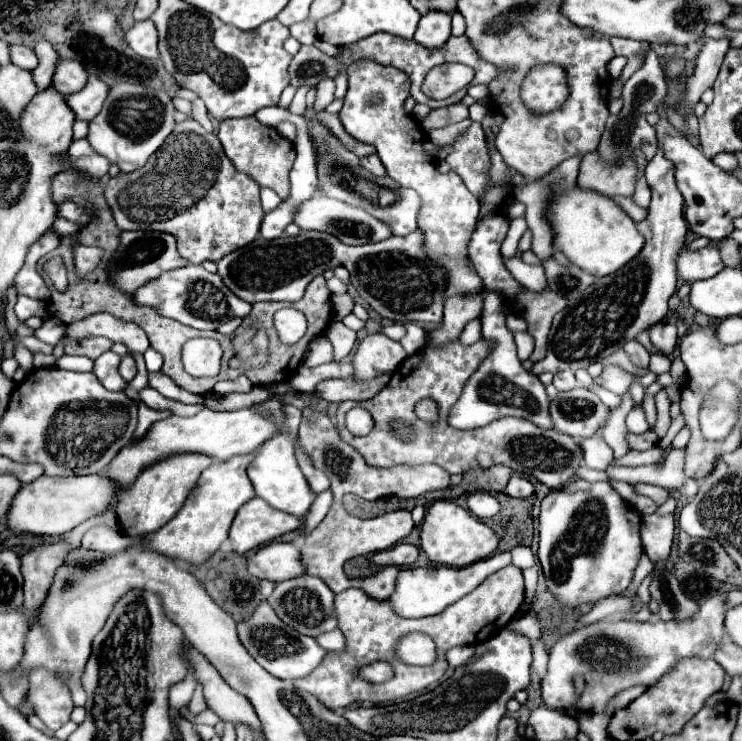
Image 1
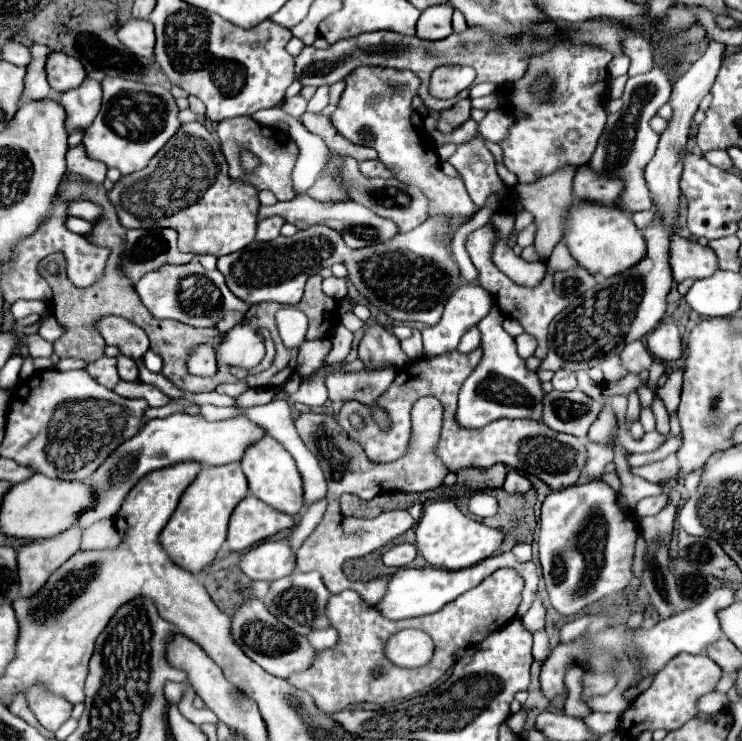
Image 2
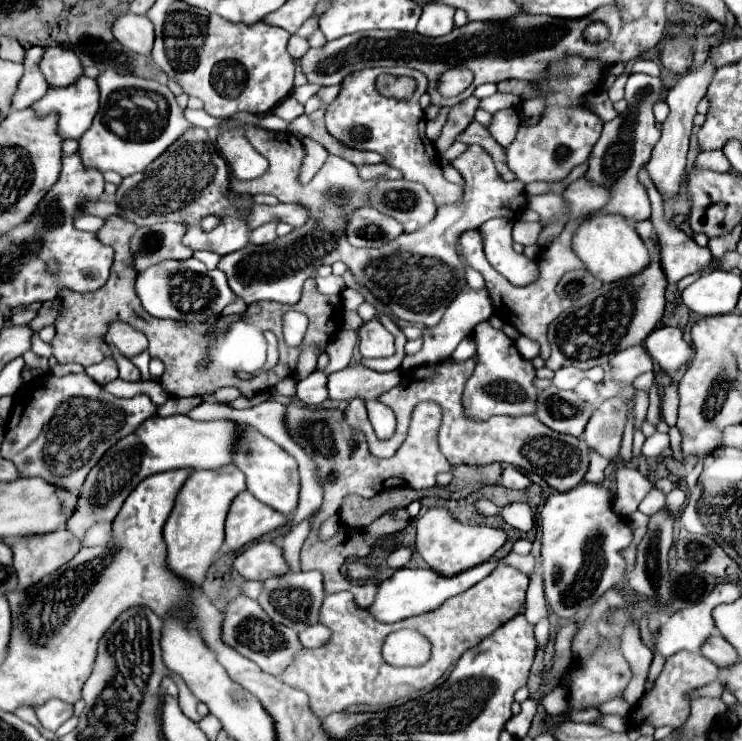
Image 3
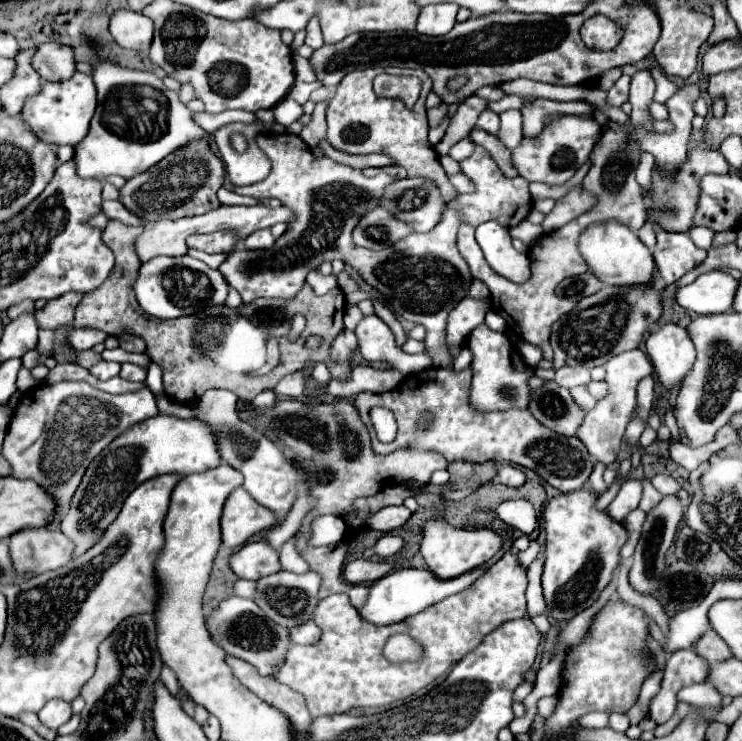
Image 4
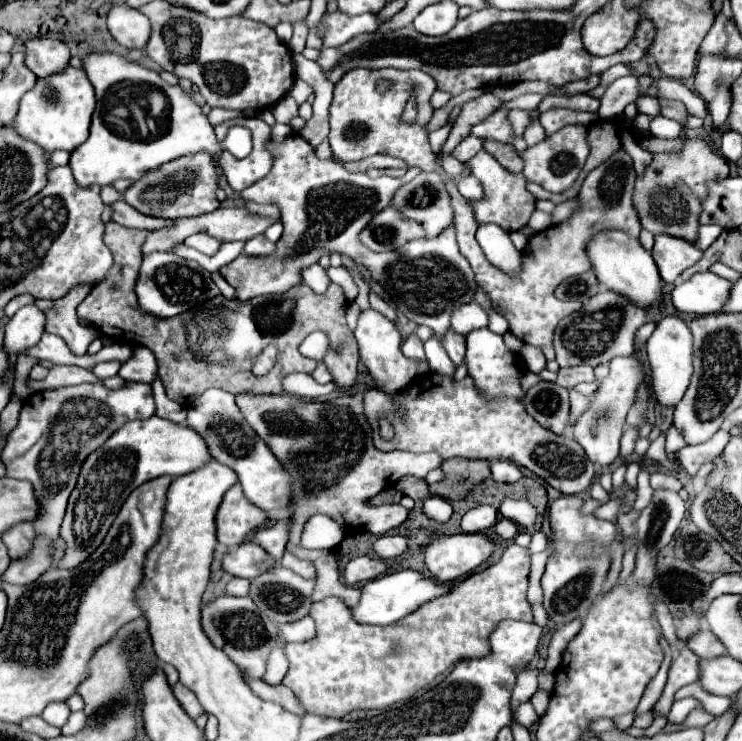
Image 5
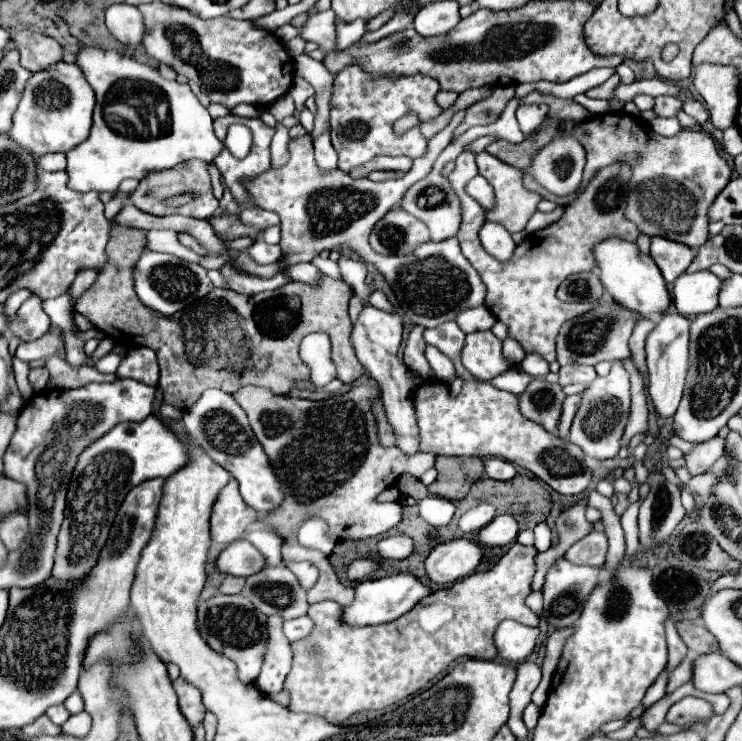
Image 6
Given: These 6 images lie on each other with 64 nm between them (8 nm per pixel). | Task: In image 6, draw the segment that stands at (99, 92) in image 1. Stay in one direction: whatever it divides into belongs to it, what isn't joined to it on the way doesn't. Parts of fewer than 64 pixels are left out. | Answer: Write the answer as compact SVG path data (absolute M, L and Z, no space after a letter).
M52 64L52 68L30 76L24 96L14 112L14 126L8 136L36 158L48 152L68 152L90 134L92 110L94 90L84 80L82 70L76 64Z

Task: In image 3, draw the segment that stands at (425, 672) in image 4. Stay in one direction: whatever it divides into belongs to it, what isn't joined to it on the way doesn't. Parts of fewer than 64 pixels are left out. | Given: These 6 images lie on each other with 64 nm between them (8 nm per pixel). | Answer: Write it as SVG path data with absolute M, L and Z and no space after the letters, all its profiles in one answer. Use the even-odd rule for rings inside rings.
M500 562L492 574L468 588L466 592L448 598L440 608L408 618L404 622L382 624L354 604L350 592L336 592L324 598L320 608L320 624L332 634L320 648L302 648L292 666L288 666L278 680L308 694L310 708L318 718L328 714L374 713L418 699L445 682L458 658L482 638L500 628L506 620L520 614L528 588L528 576L510 564ZM400 628L412 628L426 636L432 644L430 660L420 668L396 668L384 662L380 650L386 636Z

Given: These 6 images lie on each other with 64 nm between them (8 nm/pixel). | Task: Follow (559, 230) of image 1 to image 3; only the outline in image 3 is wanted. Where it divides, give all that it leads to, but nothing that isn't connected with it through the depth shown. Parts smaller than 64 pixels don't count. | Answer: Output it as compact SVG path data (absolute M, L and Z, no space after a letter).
M596 214L580 224L572 238L572 248L576 256L584 262L586 270L592 272L602 282L616 282L636 272L642 272L650 264L650 250L638 236L632 222L618 214Z

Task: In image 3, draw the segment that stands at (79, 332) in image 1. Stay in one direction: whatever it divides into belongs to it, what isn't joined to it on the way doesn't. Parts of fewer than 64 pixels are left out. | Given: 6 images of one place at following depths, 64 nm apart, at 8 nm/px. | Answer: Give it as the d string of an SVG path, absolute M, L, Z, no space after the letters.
M124 322L110 326L110 330L106 332L106 342L114 344L120 350L120 354L124 354L124 356L134 356L148 348L146 336L142 332L132 330Z

